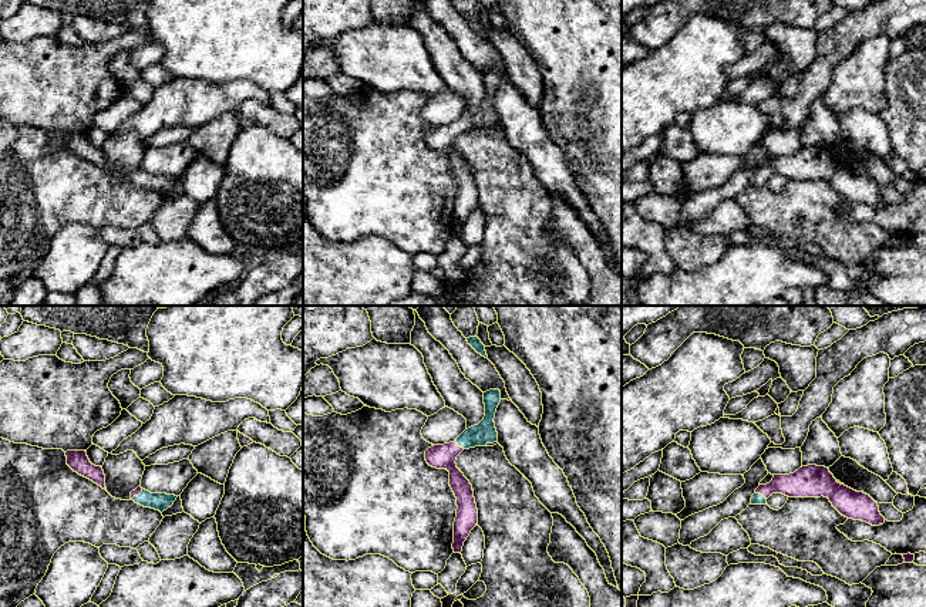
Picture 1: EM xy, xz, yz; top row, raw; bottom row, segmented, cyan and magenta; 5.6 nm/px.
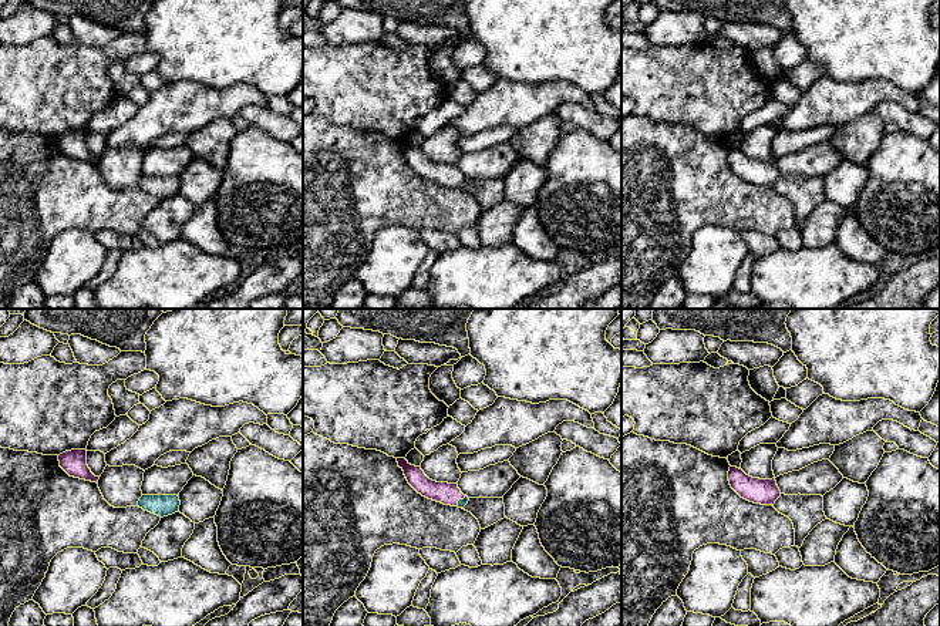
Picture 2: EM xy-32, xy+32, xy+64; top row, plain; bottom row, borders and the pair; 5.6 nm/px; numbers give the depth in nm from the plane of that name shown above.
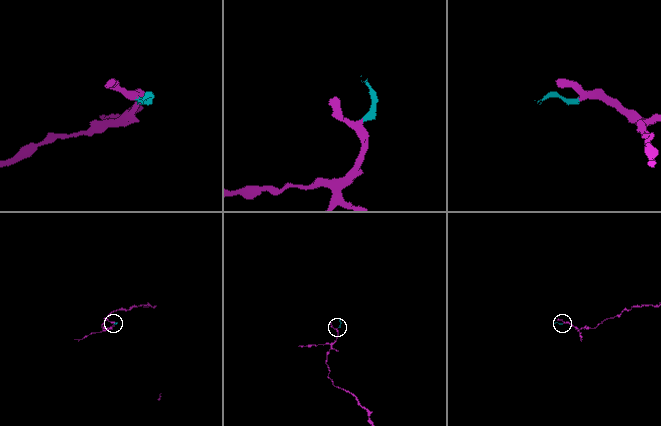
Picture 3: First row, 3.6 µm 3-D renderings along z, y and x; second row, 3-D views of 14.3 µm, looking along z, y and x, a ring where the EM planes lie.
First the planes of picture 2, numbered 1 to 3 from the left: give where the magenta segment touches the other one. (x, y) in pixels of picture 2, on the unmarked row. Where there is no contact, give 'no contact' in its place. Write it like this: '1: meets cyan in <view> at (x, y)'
1: no contact
2: meets cyan in xy+32 at (460, 181)
3: no contact

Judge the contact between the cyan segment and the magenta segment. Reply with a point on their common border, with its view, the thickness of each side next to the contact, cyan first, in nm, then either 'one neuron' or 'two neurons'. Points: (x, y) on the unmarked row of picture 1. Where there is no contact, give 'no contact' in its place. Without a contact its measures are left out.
contact xz (460, 127); calibres 130 and 140 nm; one neuron

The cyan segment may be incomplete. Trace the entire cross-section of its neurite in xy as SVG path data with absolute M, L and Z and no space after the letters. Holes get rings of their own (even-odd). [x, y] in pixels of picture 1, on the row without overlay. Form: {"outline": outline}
{"outline": "M141 168L131 173L131 182L135 185L159 192L161 195L171 189L178 178L166 175L151 175Z"}

